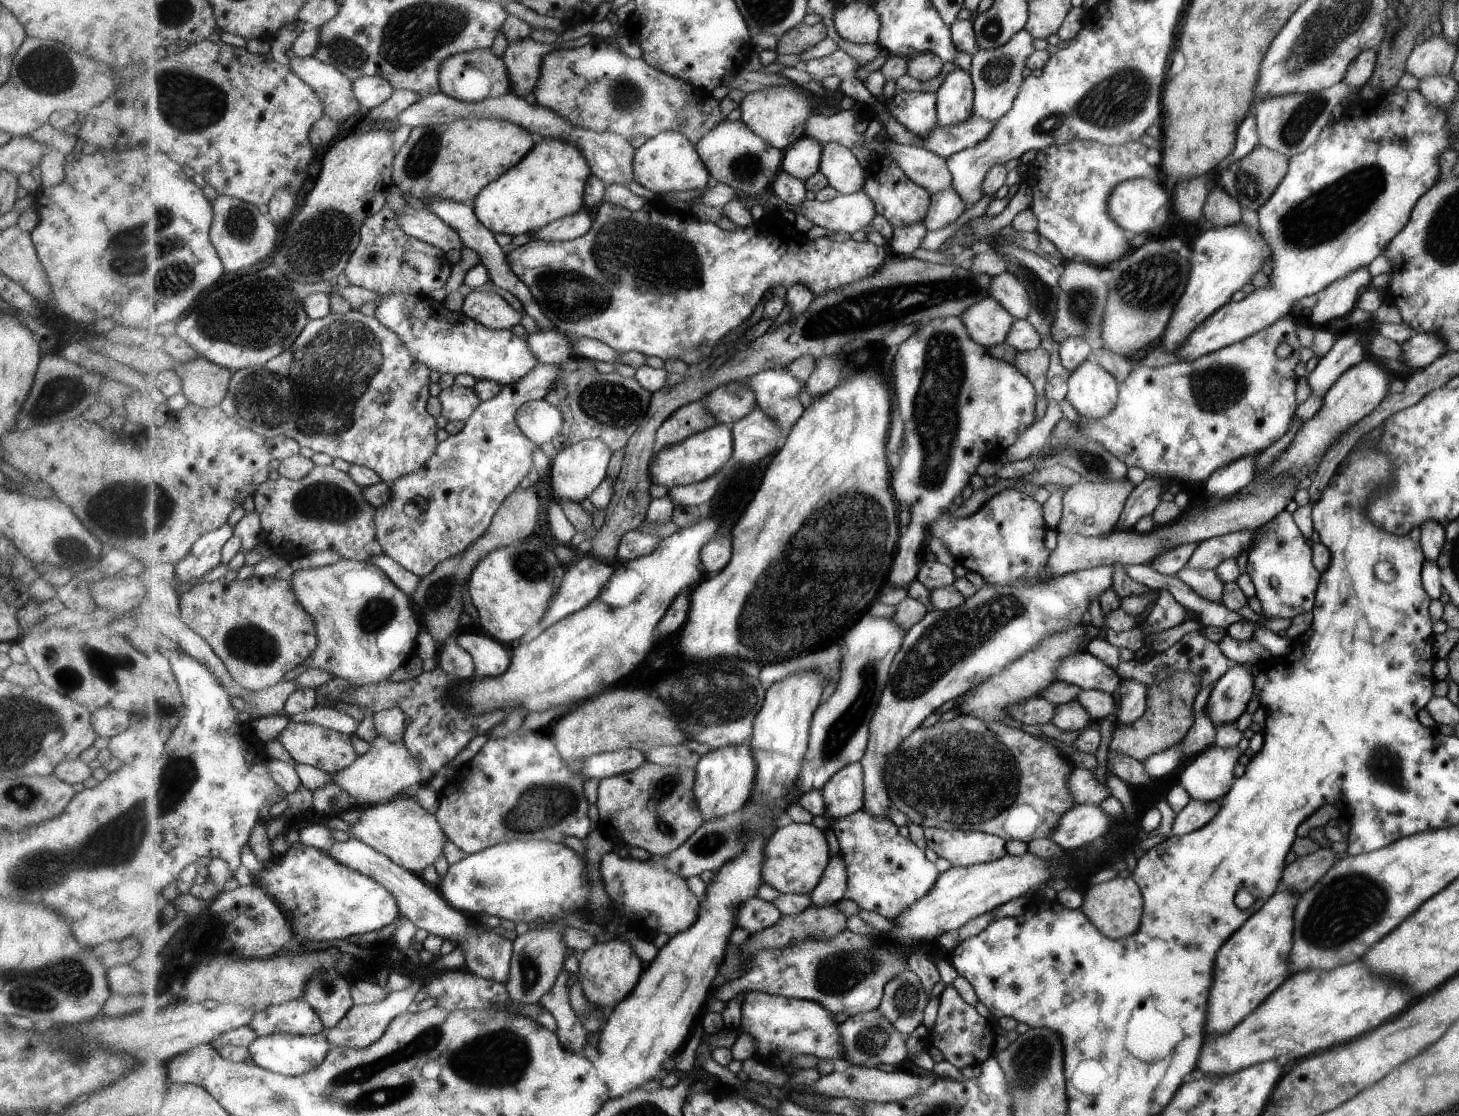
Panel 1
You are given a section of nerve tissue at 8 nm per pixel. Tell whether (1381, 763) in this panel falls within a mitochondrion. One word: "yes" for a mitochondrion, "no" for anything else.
yes

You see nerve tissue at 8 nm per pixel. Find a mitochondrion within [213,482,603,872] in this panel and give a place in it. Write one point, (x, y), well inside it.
(543, 806)

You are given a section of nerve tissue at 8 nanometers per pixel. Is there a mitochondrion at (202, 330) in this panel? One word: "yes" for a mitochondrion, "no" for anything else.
yes

